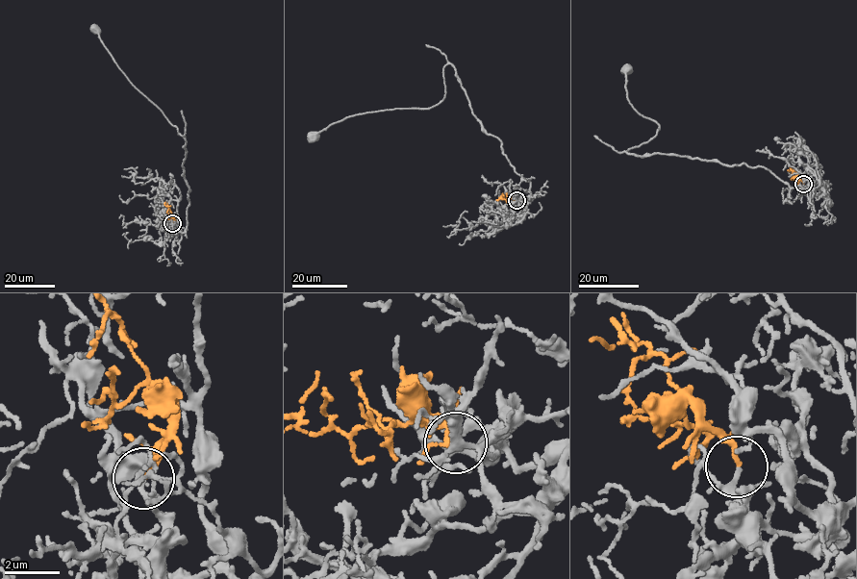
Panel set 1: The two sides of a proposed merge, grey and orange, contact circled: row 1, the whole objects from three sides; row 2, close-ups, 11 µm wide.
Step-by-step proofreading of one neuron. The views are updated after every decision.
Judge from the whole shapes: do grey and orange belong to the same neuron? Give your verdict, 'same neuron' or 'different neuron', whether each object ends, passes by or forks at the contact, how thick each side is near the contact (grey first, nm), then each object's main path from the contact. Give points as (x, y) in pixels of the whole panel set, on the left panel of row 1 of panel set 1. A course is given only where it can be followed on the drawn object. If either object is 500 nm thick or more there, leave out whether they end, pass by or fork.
same neuron; grey ends there; orange passes by; 180 nm thick on the grey side, 130 nm on the other; grey runs (171, 224), (179, 240), (187, 229), (190, 189), (182, 164), (187, 153), (185, 138), (138, 90), (91, 25); orange runs (171, 224), (173, 215), (165, 202)

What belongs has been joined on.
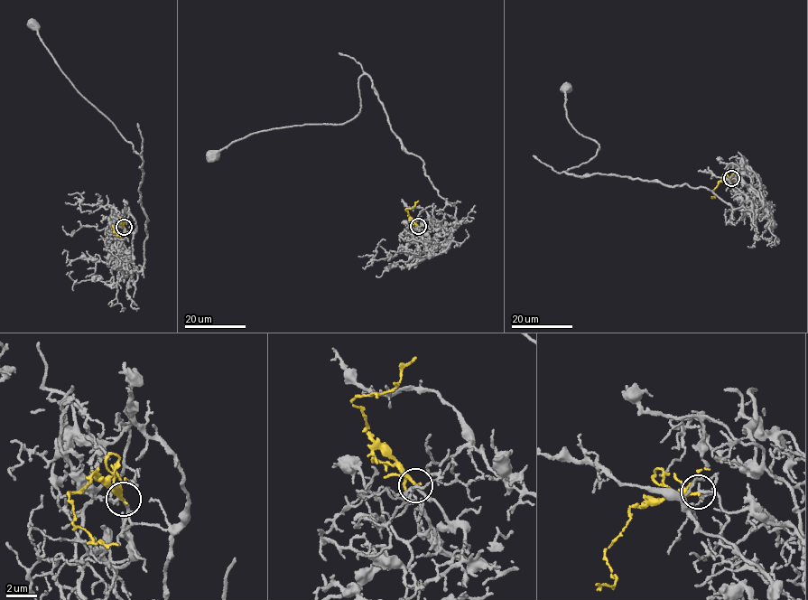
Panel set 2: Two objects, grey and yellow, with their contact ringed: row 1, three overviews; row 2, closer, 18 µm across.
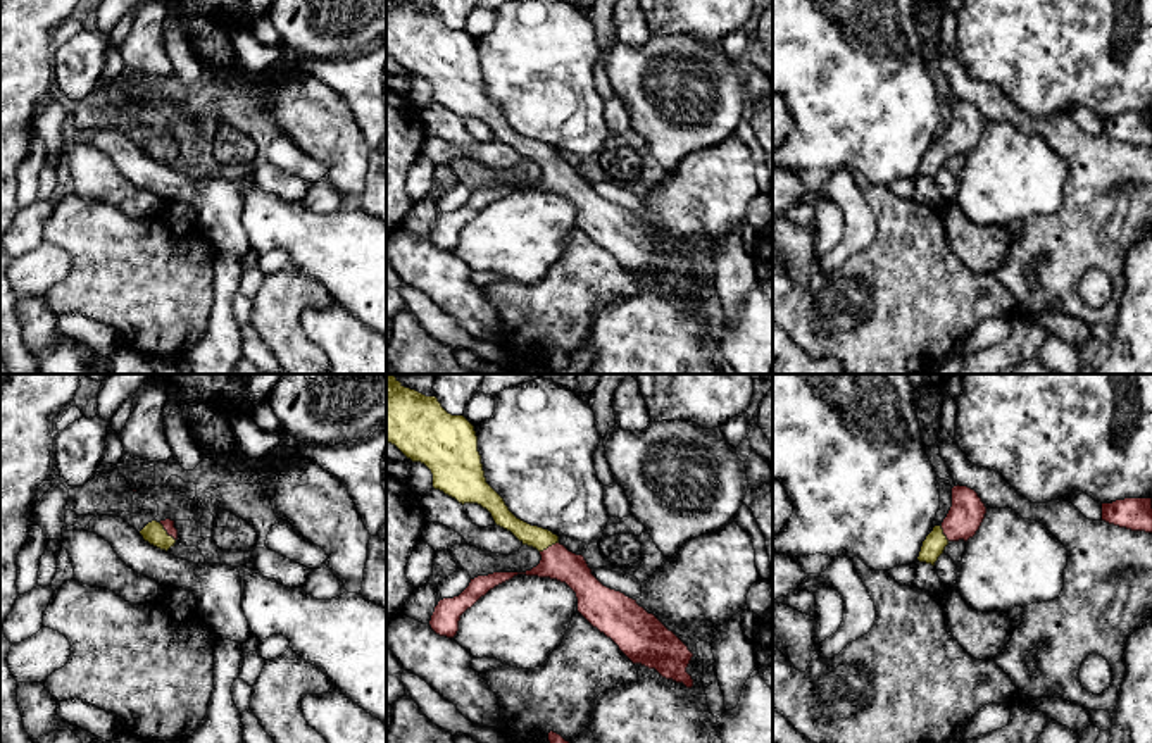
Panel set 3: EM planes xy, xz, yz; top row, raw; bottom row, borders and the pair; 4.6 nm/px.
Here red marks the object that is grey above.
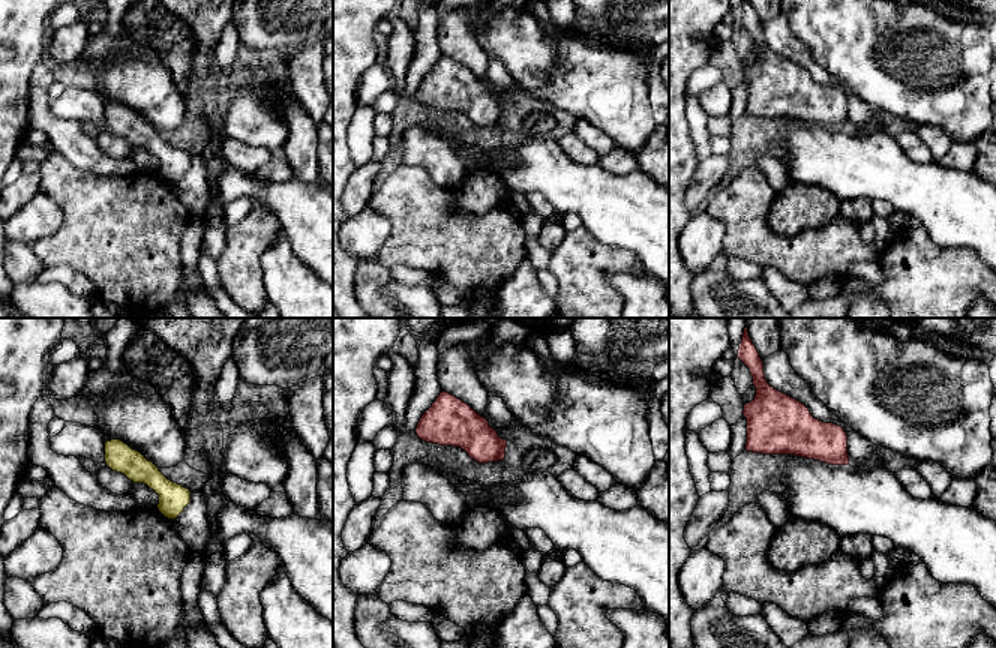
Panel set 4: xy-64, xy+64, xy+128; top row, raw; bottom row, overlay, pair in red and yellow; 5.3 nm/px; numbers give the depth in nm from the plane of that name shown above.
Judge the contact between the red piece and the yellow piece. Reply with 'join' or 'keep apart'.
join

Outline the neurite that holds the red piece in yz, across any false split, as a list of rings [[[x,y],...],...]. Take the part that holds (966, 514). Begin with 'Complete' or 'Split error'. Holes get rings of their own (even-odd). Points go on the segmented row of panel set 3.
Split error. [[[967,486],[952,488],[952,507],[940,526],[923,541],[917,560],[935,565],[950,541],[967,541],[976,534],[986,514],[978,493]]]

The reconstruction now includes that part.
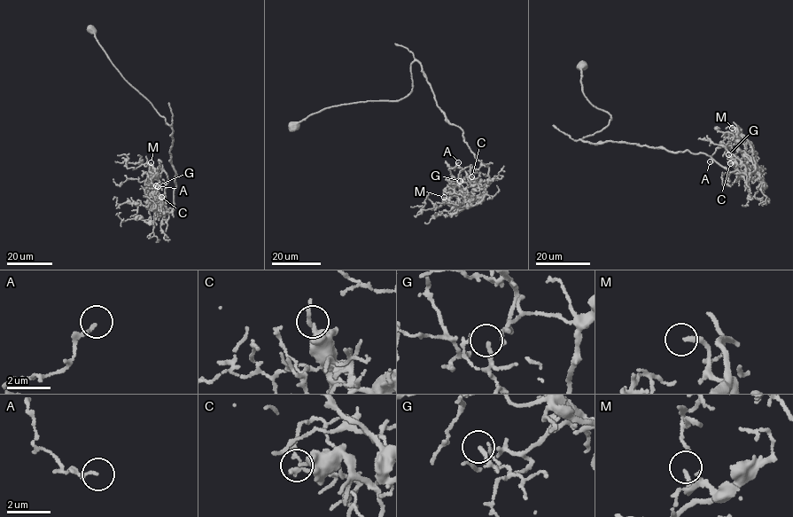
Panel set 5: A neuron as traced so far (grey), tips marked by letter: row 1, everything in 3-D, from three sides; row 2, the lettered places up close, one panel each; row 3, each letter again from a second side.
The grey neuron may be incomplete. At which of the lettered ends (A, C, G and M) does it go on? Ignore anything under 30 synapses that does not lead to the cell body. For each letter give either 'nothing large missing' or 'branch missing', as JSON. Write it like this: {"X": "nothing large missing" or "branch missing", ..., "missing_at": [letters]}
{"A": "nothing large missing", "C": "nothing large missing", "G": "nothing large missing", "M": "branch missing", "missing_at": ["M"]}

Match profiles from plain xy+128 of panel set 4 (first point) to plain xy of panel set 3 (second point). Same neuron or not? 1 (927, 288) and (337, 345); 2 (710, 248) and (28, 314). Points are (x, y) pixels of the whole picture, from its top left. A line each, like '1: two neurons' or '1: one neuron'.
1: two neurons
2: two neurons

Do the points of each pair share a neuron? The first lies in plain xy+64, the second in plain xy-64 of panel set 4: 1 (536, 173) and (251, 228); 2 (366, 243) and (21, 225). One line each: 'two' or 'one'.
1: two
2: one

